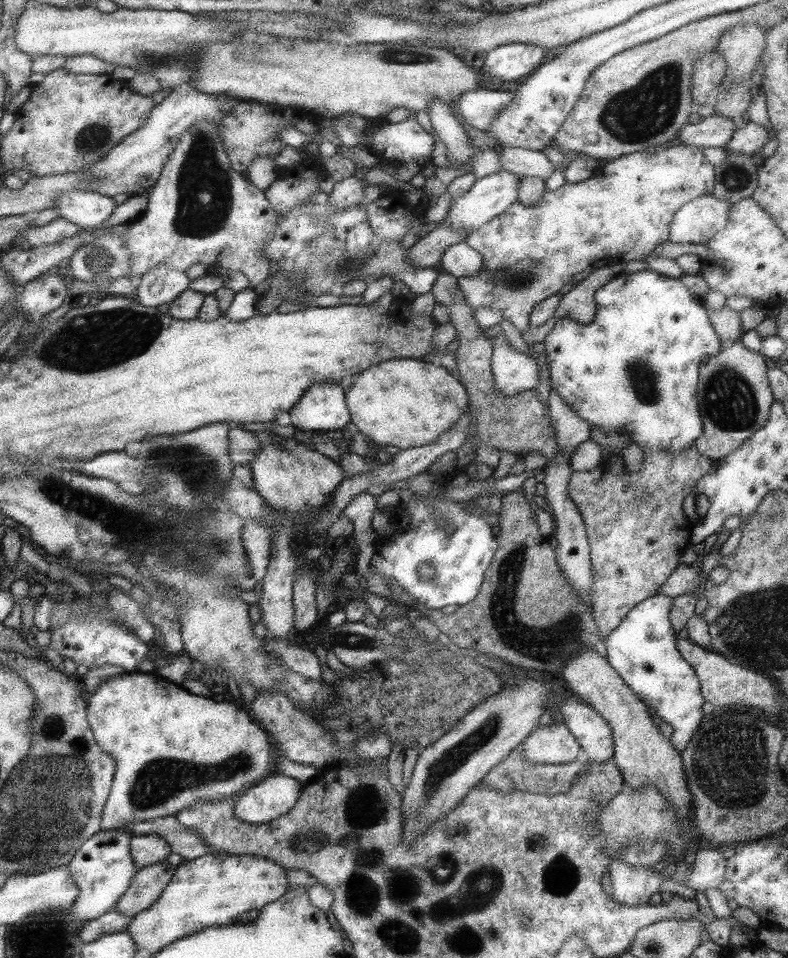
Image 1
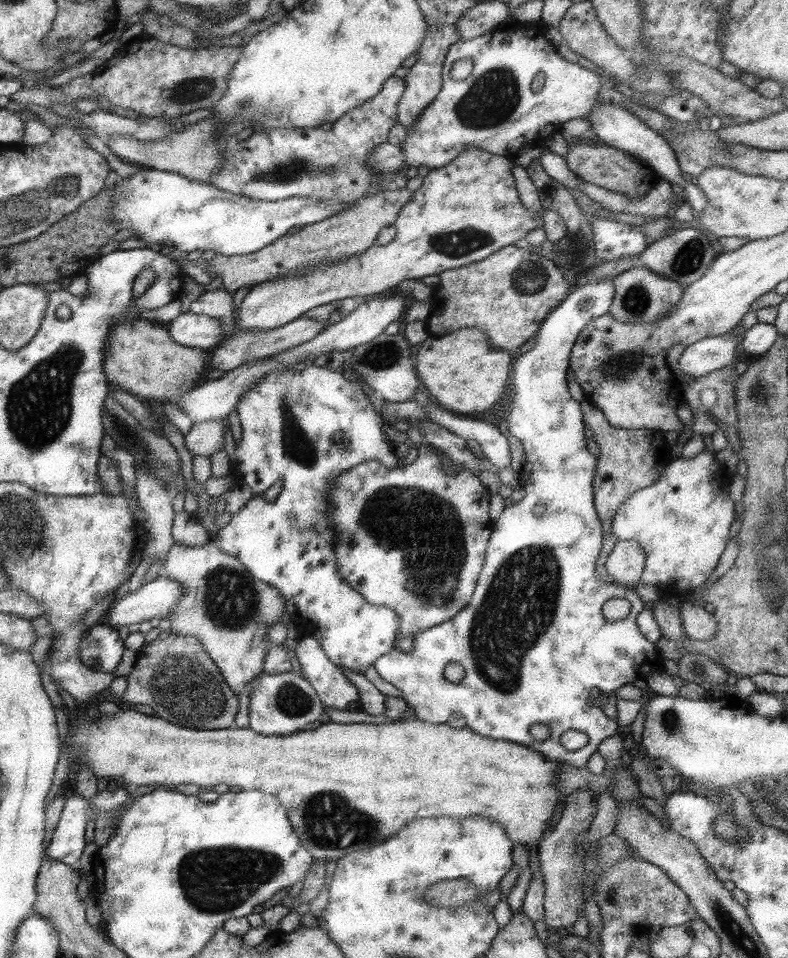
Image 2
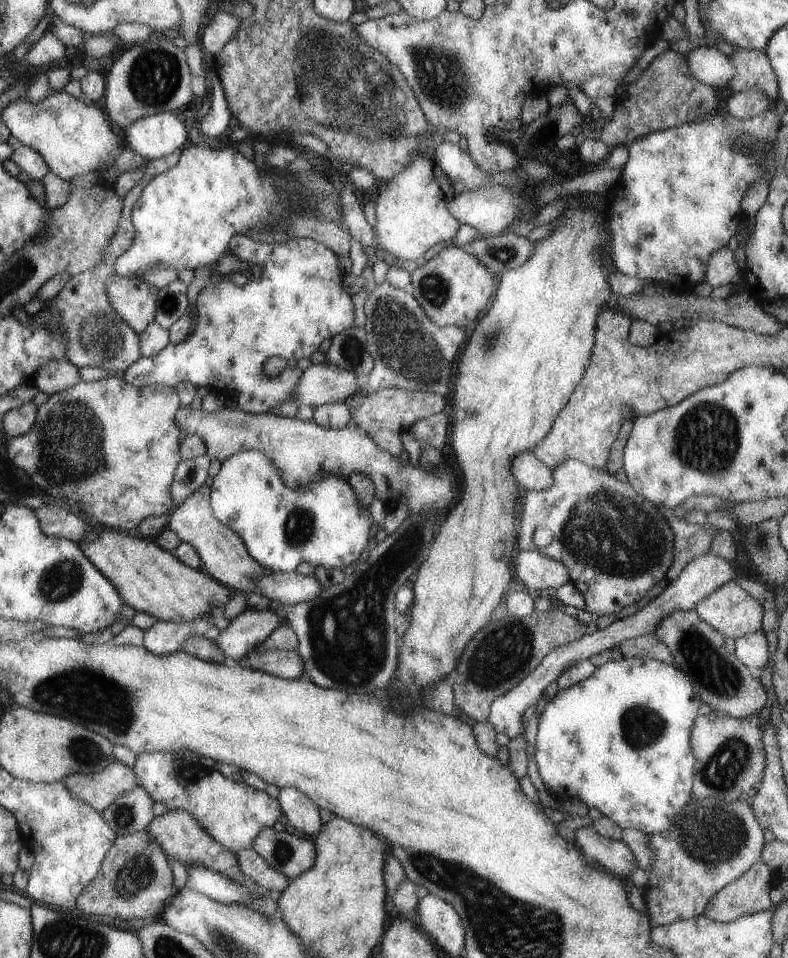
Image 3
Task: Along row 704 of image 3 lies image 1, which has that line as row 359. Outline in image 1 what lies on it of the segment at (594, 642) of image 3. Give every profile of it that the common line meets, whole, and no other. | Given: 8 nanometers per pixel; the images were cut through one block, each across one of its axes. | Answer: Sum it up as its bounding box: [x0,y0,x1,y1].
[491,329,540,396]

